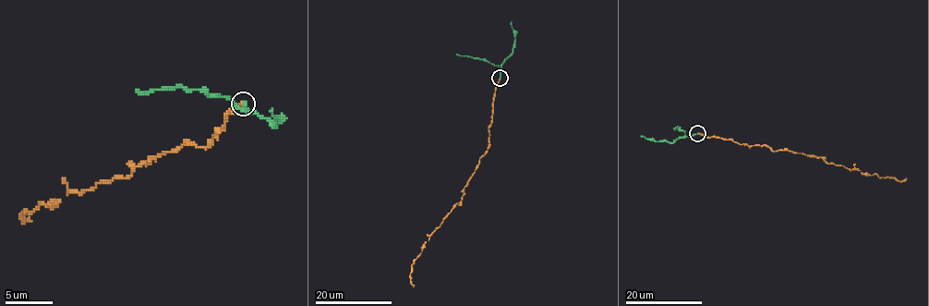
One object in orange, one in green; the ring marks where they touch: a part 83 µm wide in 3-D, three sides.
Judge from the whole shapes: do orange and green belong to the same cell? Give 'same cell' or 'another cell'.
same cell

